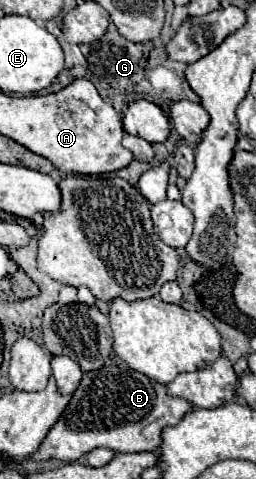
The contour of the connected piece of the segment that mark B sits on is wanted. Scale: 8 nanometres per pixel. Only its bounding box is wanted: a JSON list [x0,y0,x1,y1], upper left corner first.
[30,365,194,461]

